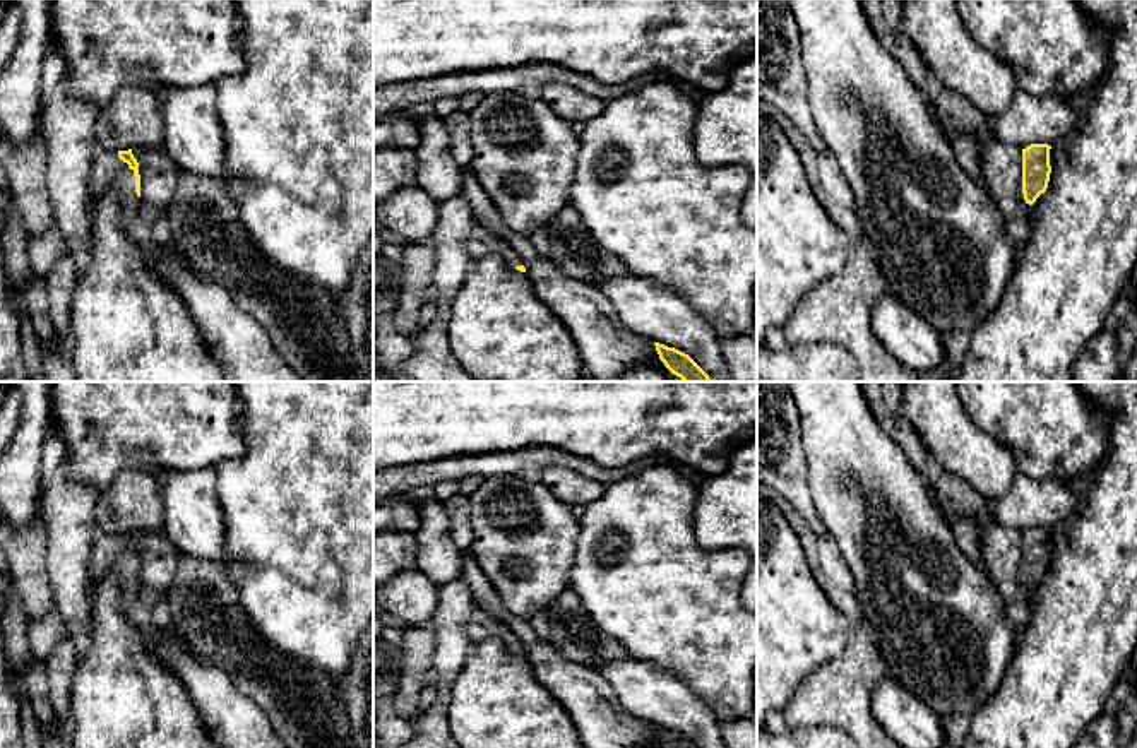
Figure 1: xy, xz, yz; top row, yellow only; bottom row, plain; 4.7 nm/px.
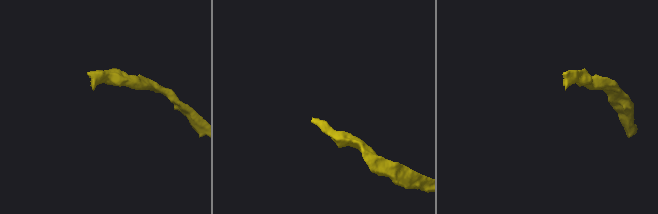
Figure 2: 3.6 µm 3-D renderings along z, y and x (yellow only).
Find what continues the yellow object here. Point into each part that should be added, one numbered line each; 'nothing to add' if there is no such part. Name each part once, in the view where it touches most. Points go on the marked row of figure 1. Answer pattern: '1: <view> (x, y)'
1: xy (108, 172)

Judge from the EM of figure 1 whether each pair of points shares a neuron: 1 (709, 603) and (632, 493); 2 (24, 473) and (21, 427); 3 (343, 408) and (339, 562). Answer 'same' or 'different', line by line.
1: same
2: same
3: same

